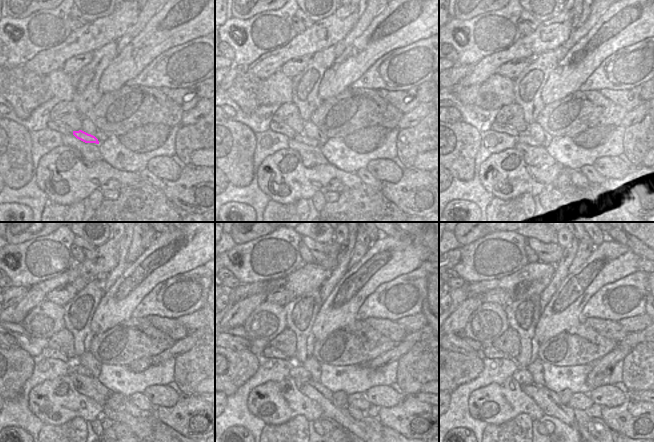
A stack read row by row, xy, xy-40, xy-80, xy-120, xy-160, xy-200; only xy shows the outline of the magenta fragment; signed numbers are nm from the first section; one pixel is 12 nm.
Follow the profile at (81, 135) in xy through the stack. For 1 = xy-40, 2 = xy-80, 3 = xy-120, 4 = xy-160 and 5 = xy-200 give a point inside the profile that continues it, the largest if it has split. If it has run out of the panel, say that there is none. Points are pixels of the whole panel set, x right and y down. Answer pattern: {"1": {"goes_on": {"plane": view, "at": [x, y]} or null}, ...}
{"1": {"goes_on": {"plane": "xy-40", "at": [301, 137]}}, "2": {"goes_on": {"plane": "xy-80", "at": [525, 137]}}, "3": {"goes_on": {"plane": "xy-120", "at": [74, 367]}}, "4": {"goes_on": {"plane": "xy-160", "at": [298, 371]}}, "5": {"goes_on": {"plane": "xy-200", "at": [521, 375]}}}

